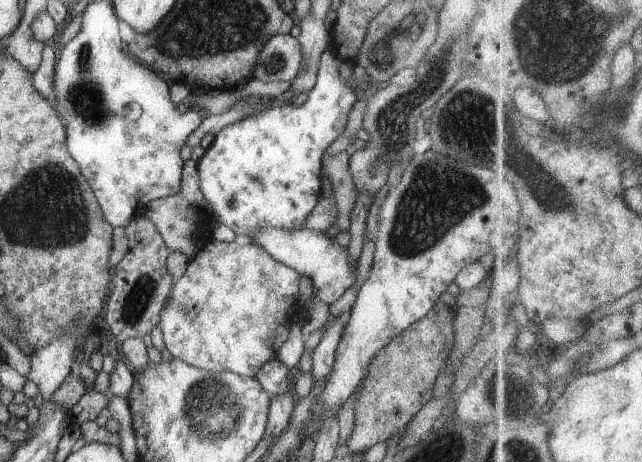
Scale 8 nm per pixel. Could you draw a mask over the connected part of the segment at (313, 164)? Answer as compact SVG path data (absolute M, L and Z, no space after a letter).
M327 48L321 54L315 85L301 105L284 104L270 107L229 124L215 132L211 142L197 162L199 185L204 198L214 207L215 220L234 231L236 242L252 244L253 233L260 229L301 229L306 217L321 199L323 160L326 149L344 134L348 114L356 104L361 91L348 86L339 75L342 60Z

